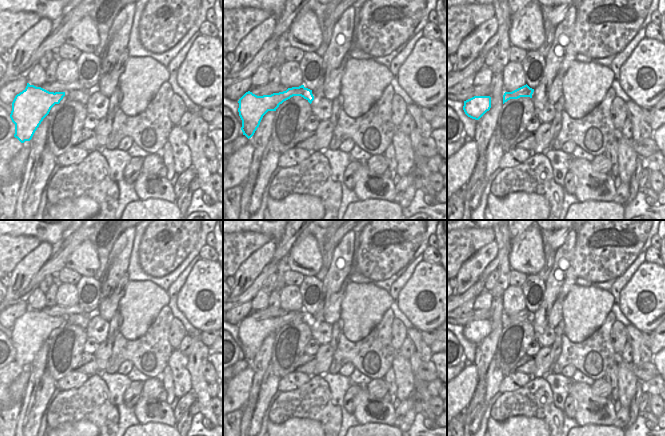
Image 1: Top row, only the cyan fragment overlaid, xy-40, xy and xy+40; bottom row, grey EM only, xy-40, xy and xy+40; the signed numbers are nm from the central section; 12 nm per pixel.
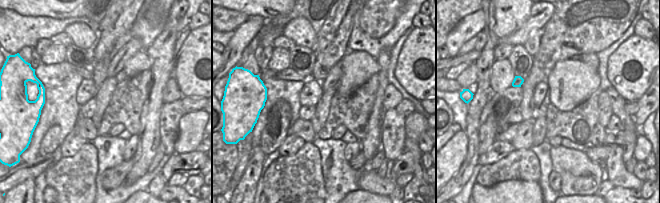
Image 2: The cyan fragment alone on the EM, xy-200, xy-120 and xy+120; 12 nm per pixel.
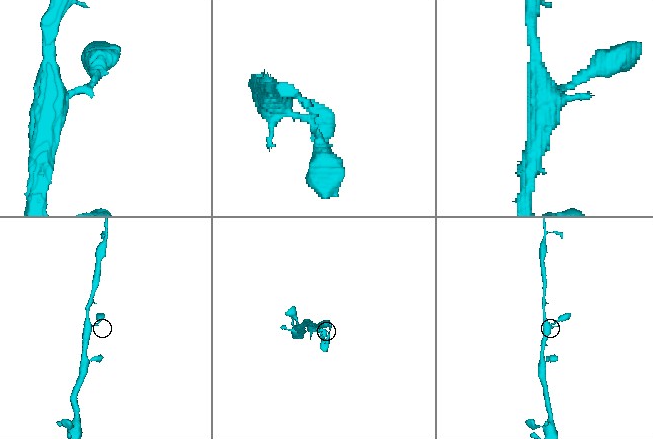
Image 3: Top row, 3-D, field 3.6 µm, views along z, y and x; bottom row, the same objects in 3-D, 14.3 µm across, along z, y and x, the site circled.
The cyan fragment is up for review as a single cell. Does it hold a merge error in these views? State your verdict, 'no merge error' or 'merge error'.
no merge error

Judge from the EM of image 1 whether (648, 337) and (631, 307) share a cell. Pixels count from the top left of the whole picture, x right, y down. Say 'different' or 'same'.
different

